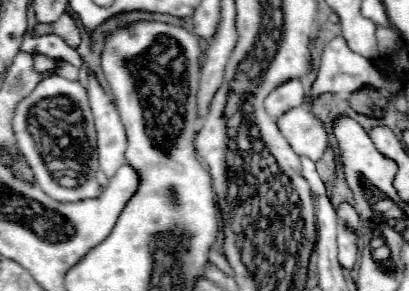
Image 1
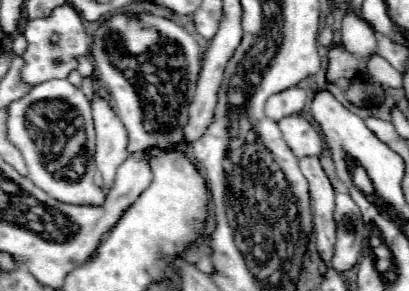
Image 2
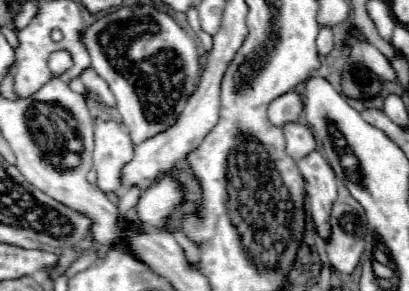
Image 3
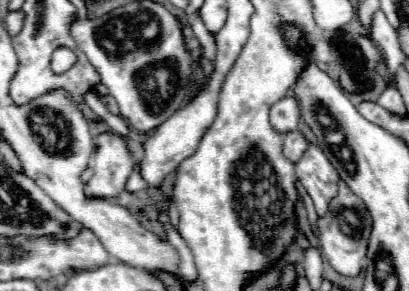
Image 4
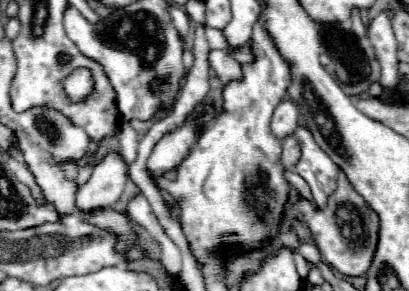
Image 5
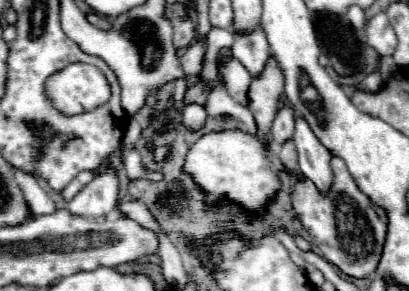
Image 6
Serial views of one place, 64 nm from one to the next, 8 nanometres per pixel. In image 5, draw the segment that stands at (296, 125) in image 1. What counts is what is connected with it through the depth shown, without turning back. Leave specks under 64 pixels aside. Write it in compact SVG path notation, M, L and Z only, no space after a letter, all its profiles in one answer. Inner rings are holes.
M286 136L282 142L282 162L286 168L294 170L296 160L300 160L300 142L296 136Z

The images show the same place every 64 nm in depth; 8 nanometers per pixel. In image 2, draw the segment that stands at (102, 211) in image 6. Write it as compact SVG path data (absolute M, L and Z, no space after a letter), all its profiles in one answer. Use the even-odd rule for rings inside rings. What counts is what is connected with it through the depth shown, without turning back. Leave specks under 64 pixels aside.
M94 92L92 96L92 114L94 114L94 126L96 126L94 162L104 176L104 188L110 188L114 182L116 168L130 156L126 152L128 136L126 136L124 124L120 122L116 112L110 108L108 100L102 98L98 92Z

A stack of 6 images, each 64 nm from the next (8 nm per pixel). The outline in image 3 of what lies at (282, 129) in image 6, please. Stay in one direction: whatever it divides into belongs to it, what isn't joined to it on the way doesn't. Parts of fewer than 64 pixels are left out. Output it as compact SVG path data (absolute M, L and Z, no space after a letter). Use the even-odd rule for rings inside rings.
M290 90L284 96L278 96L276 100L272 100L272 104L268 106L268 118L274 126L282 126L284 122L298 120L302 110L304 110L302 94Z

